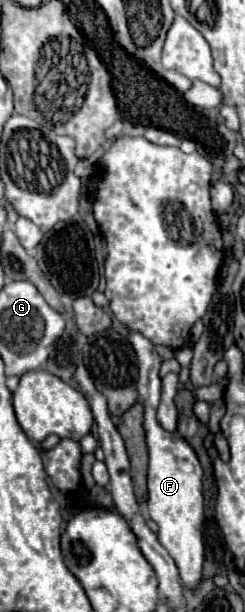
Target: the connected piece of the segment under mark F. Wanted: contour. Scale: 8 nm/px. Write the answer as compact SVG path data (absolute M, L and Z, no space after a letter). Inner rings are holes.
M128 329L128 341L132 343L138 359L138 383L136 391L140 401L144 403L144 429L146 429L146 443L150 453L150 467L148 467L148 515L158 523L158 541L168 549L170 557L176 561L180 579L184 587L196 591L202 583L202 563L204 563L204 539L202 526L204 524L204 495L203 469L200 461L190 447L188 441L178 437L176 433L166 431L156 419L156 407L160 403L160 365L162 359L158 357L150 339L146 339L140 331Z

